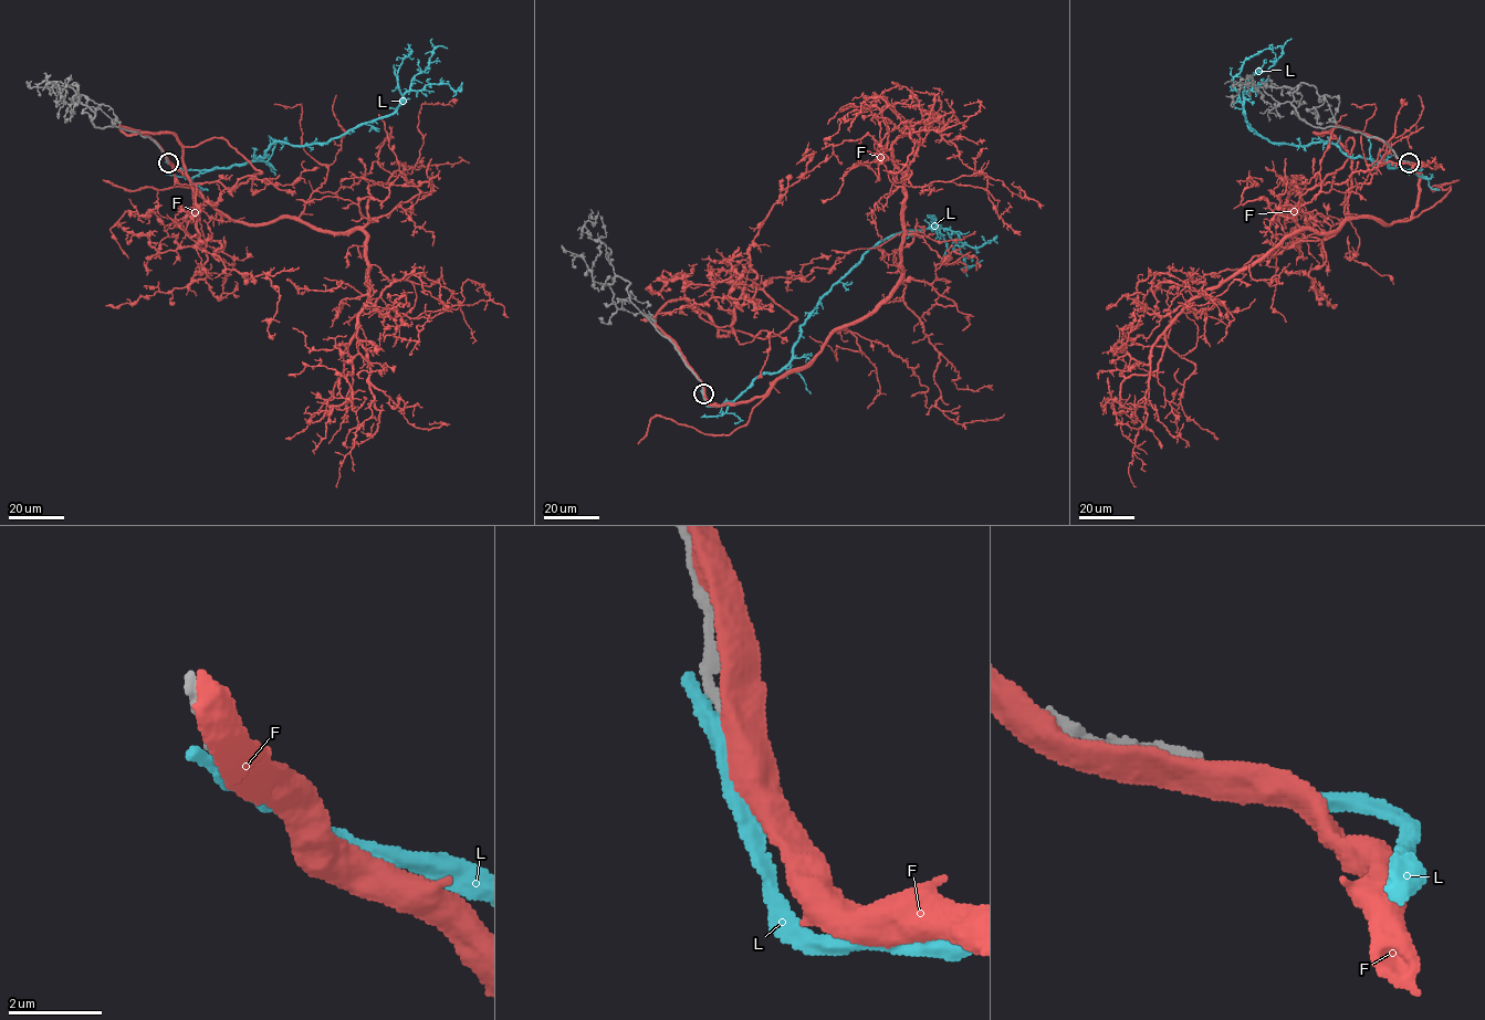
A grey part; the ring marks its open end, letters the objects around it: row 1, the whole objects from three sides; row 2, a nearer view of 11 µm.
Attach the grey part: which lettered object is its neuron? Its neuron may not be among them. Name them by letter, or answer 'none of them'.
none of them

